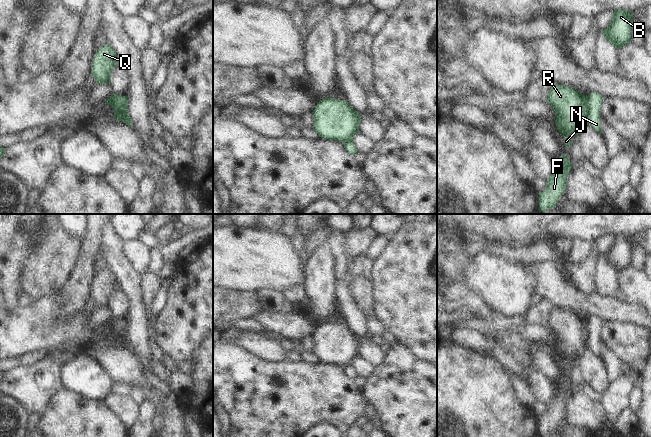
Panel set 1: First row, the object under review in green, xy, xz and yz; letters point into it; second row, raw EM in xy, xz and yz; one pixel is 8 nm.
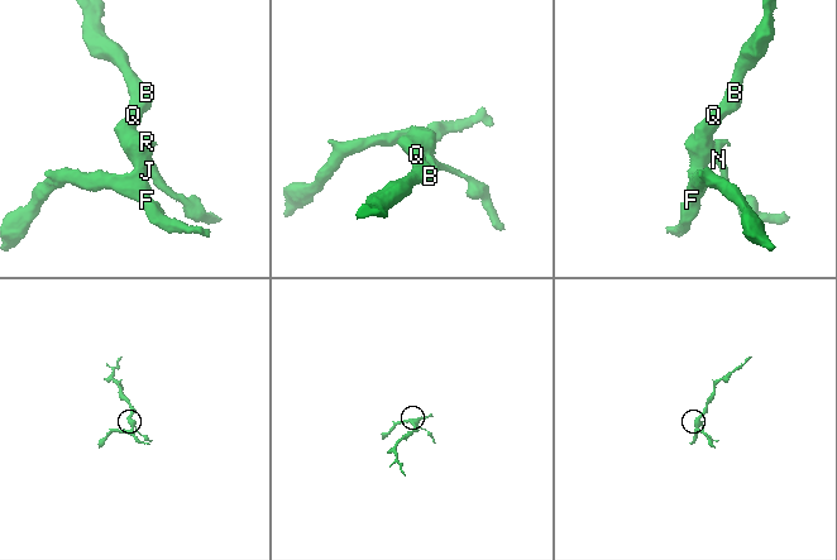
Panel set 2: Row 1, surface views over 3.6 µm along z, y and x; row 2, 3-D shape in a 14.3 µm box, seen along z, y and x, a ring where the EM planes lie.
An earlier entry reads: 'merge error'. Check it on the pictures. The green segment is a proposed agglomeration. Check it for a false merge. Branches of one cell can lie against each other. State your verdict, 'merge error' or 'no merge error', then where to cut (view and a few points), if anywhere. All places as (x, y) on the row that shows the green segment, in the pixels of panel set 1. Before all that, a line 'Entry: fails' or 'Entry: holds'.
Entry: holds
merge error; cut in yz along (588, 96), (587, 123)

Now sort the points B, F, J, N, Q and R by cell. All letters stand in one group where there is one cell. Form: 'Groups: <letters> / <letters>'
Groups: B F J Q R / N.

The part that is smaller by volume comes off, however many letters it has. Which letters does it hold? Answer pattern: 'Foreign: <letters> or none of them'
Foreign: N

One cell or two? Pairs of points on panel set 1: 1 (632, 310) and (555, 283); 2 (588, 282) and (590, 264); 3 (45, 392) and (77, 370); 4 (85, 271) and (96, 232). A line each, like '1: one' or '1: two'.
1: one
2: one
3: two
4: one

